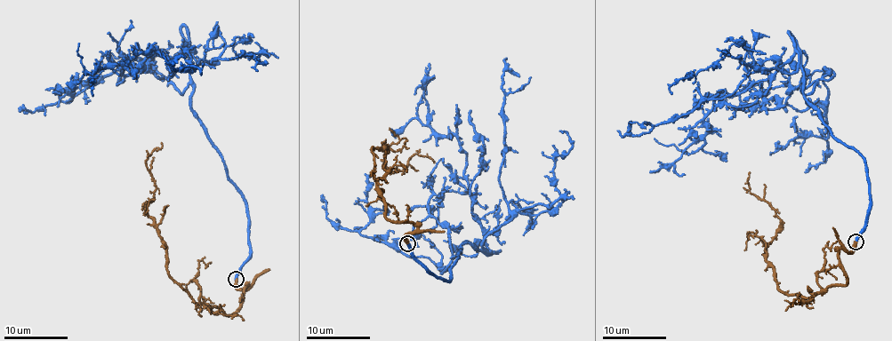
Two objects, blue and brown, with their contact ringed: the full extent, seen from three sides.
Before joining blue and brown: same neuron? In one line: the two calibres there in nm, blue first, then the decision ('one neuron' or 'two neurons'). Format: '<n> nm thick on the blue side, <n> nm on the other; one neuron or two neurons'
300 nm thick on the blue side, 300 nm on the other; one neuron

